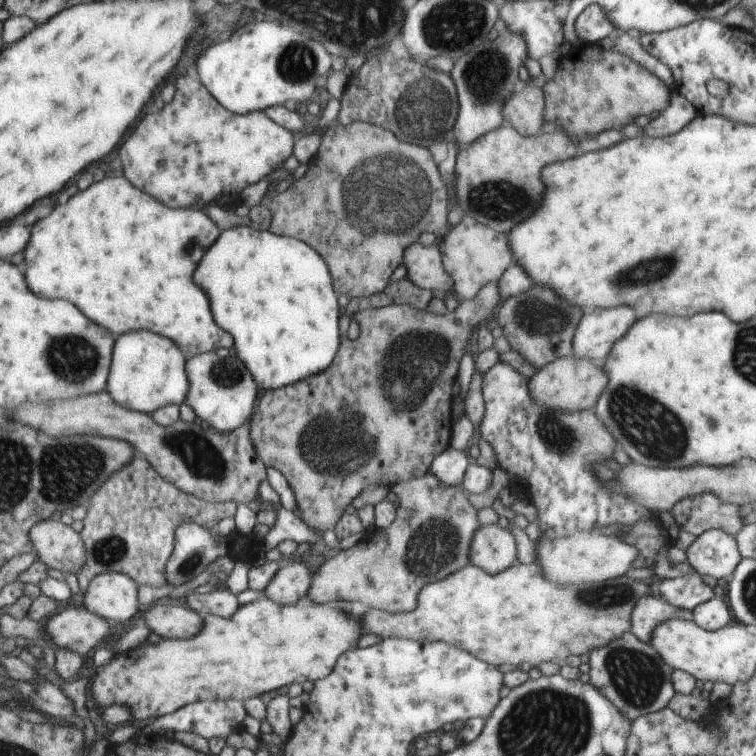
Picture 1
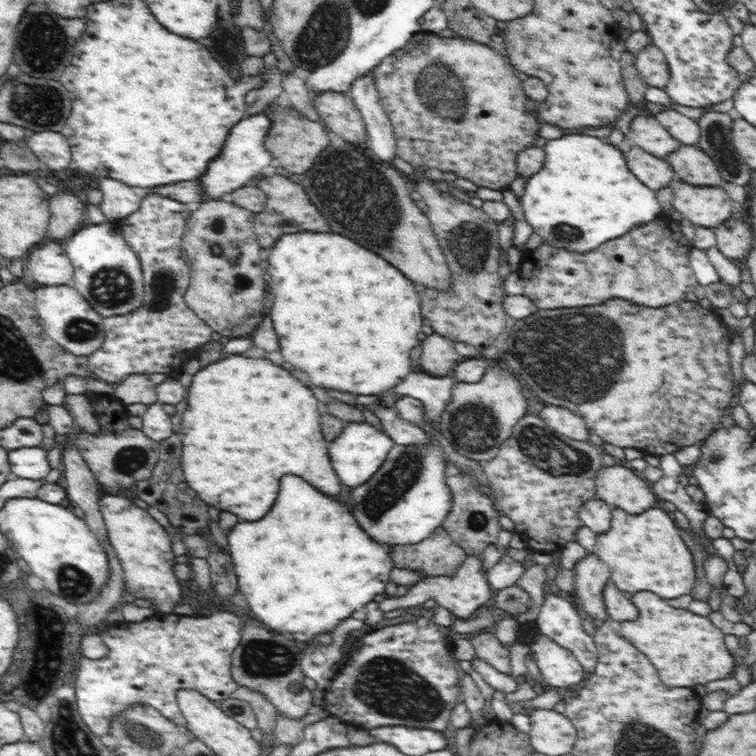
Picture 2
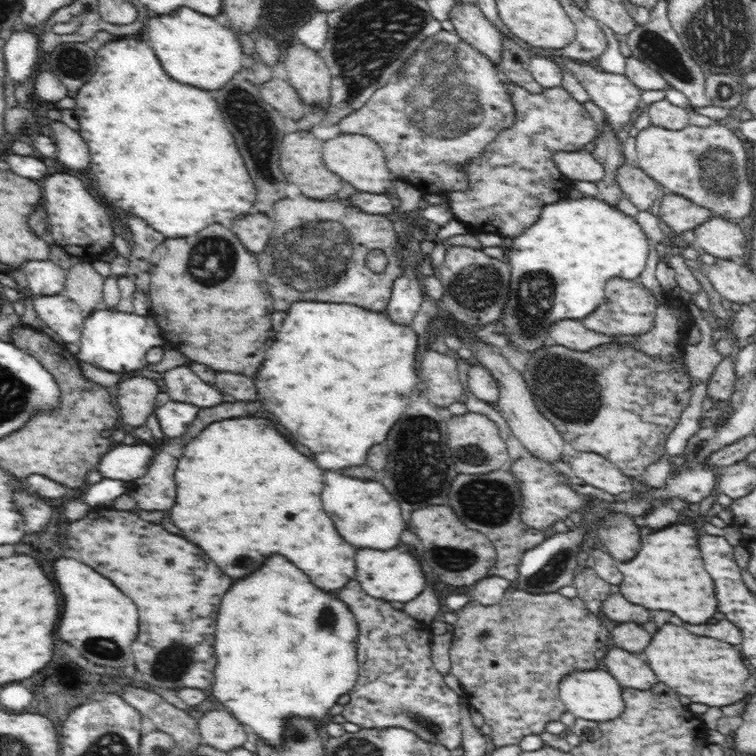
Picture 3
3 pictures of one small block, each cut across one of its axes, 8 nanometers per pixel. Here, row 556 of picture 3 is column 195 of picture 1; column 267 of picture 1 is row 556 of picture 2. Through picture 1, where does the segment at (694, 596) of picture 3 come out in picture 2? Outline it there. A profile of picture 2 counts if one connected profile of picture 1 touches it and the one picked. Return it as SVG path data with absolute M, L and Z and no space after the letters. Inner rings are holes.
M660 504L640 515L614 509L608 532L596 534L595 539L595 554L612 570L610 580L627 595L642 590L664 599L690 594L696 580L694 558L680 537L678 524Z

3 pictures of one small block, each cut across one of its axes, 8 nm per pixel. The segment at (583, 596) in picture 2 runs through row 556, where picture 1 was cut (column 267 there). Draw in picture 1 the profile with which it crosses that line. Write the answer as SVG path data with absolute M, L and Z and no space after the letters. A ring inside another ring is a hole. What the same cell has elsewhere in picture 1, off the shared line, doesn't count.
M285 562L273 574L263 590L264 595L279 605L295 604L295 601L307 596L311 576L305 563Z

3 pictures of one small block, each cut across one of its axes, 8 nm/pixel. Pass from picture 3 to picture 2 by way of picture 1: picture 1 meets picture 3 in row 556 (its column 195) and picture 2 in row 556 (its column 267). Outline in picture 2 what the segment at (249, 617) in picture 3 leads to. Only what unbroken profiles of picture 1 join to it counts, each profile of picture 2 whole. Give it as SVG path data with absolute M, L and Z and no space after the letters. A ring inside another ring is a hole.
M295 474L284 475L280 480L280 492L271 512L256 522L239 522L227 532L227 541L240 592L252 616L272 634L290 634L292 640L302 644L314 642L320 634L332 633L352 612L384 593L390 572L395 568L387 547L369 538L344 502L316 490Z

